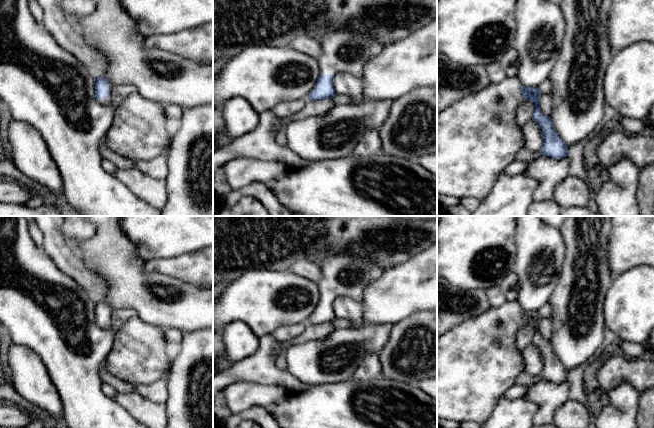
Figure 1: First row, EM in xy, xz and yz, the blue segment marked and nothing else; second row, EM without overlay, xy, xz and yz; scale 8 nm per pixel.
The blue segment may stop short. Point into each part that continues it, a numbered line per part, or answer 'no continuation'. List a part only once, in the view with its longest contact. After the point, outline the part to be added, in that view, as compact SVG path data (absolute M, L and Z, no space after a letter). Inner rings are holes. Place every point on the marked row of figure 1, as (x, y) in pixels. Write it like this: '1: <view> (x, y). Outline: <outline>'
1: xy (103, 101). Outline: M109 82L109 96L107 98L101 98L101 99L97 99L97 101L101 104L101 105L110 105L112 103L112 89L113 89L113 84Z

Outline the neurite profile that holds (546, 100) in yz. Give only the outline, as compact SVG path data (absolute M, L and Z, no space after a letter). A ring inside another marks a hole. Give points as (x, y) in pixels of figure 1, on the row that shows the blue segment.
M551 92L541 95L539 99L539 106L544 115L550 116L553 106L553 95Z

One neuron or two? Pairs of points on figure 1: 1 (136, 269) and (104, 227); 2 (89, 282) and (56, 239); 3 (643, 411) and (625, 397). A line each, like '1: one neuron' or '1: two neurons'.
1: one neuron
2: one neuron
3: two neurons

